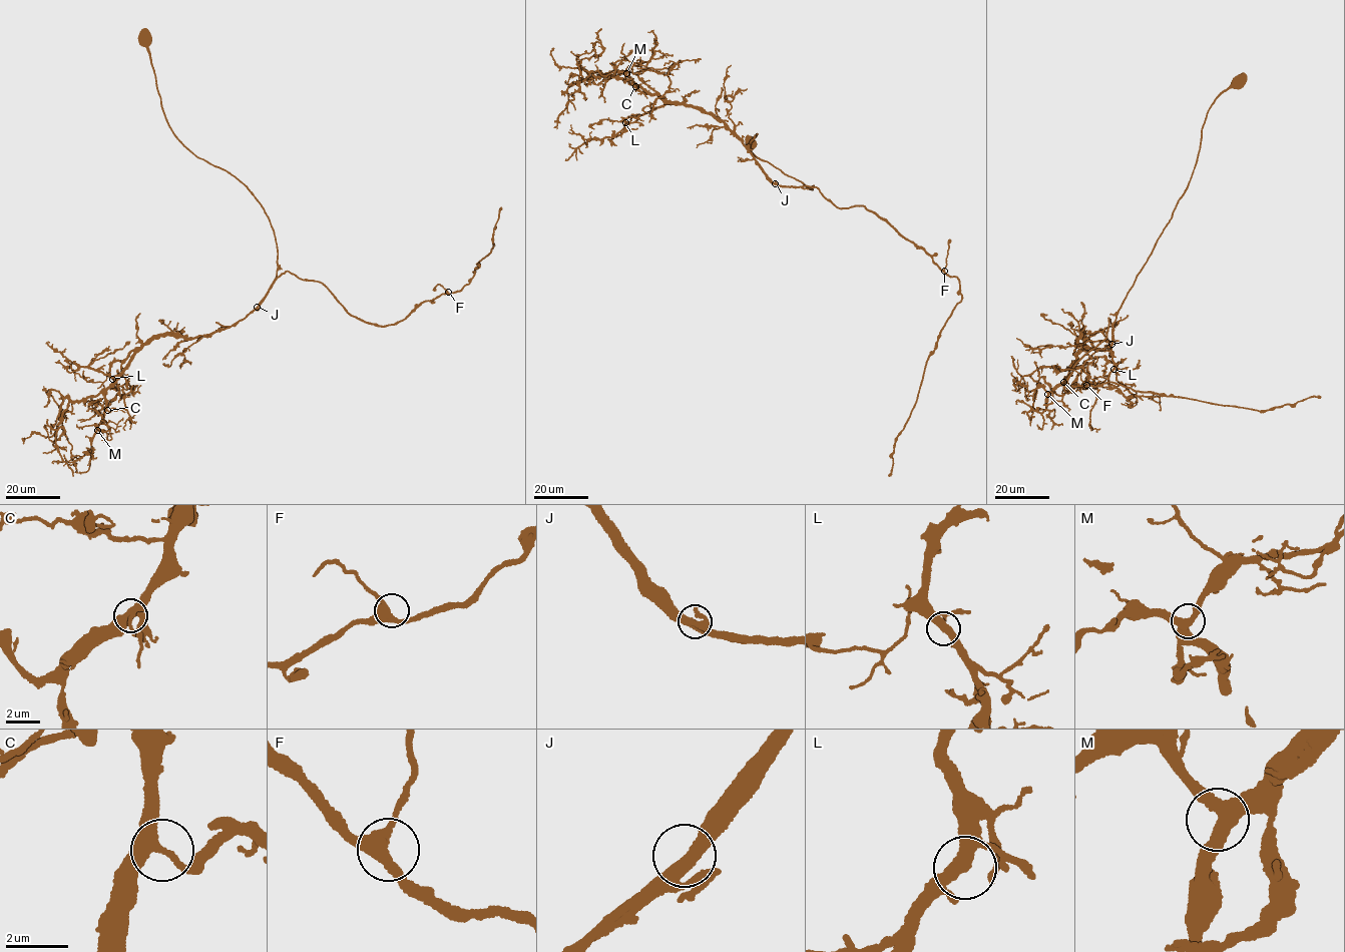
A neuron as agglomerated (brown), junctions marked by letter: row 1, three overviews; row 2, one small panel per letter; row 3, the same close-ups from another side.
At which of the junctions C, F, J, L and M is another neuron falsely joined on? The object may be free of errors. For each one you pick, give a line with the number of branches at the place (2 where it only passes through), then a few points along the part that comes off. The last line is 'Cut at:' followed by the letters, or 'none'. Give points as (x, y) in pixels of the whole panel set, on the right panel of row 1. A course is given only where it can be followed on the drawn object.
Cut at: none

